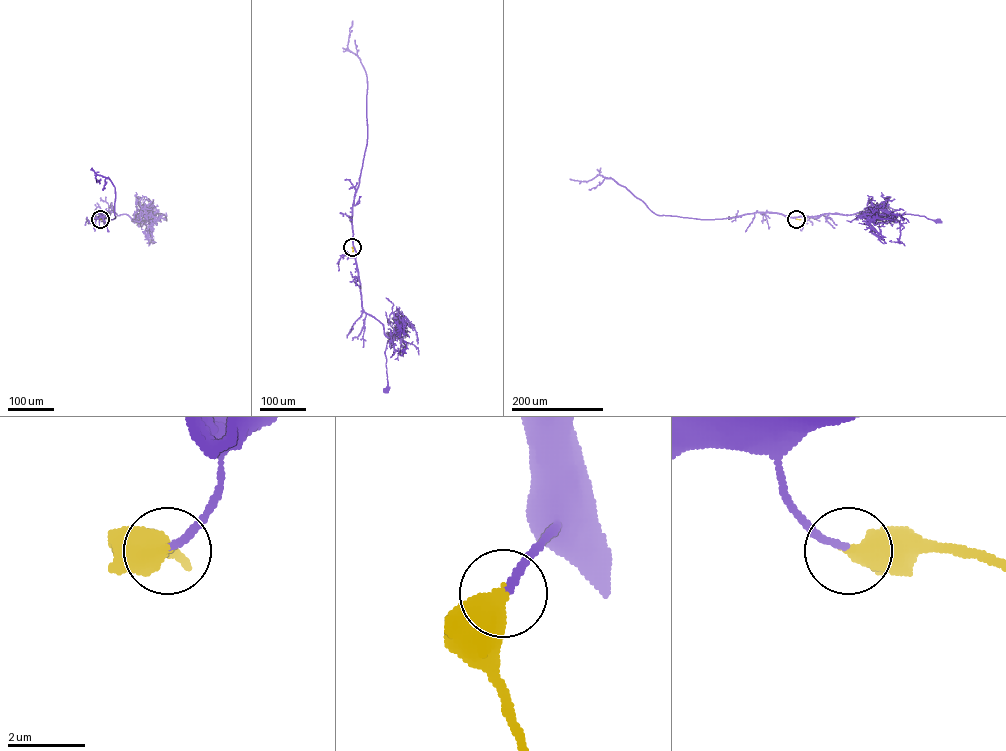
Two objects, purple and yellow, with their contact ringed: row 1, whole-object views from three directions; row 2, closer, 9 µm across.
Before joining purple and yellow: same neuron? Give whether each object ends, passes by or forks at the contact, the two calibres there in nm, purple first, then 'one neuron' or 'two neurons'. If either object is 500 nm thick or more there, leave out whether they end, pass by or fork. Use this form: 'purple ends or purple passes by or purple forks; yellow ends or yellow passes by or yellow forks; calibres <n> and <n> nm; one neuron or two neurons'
calibres 170 and 550 nm; one neuron

